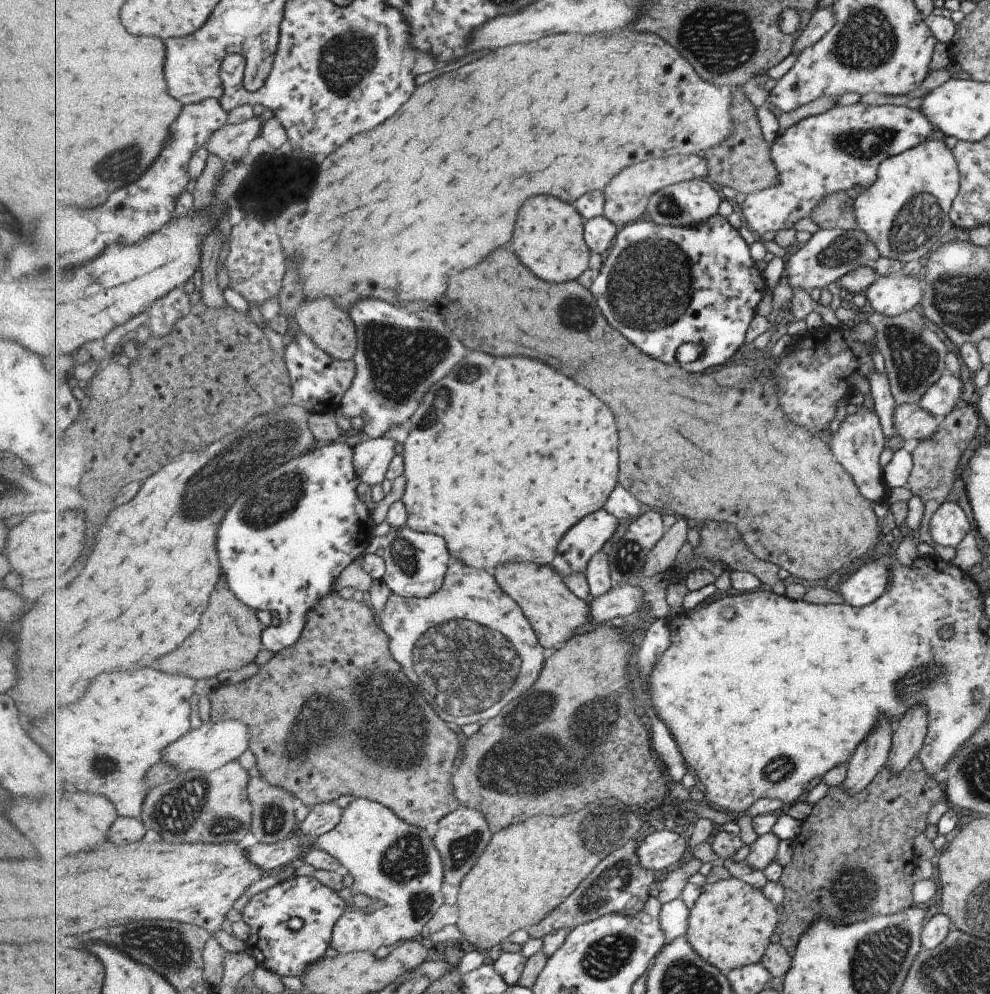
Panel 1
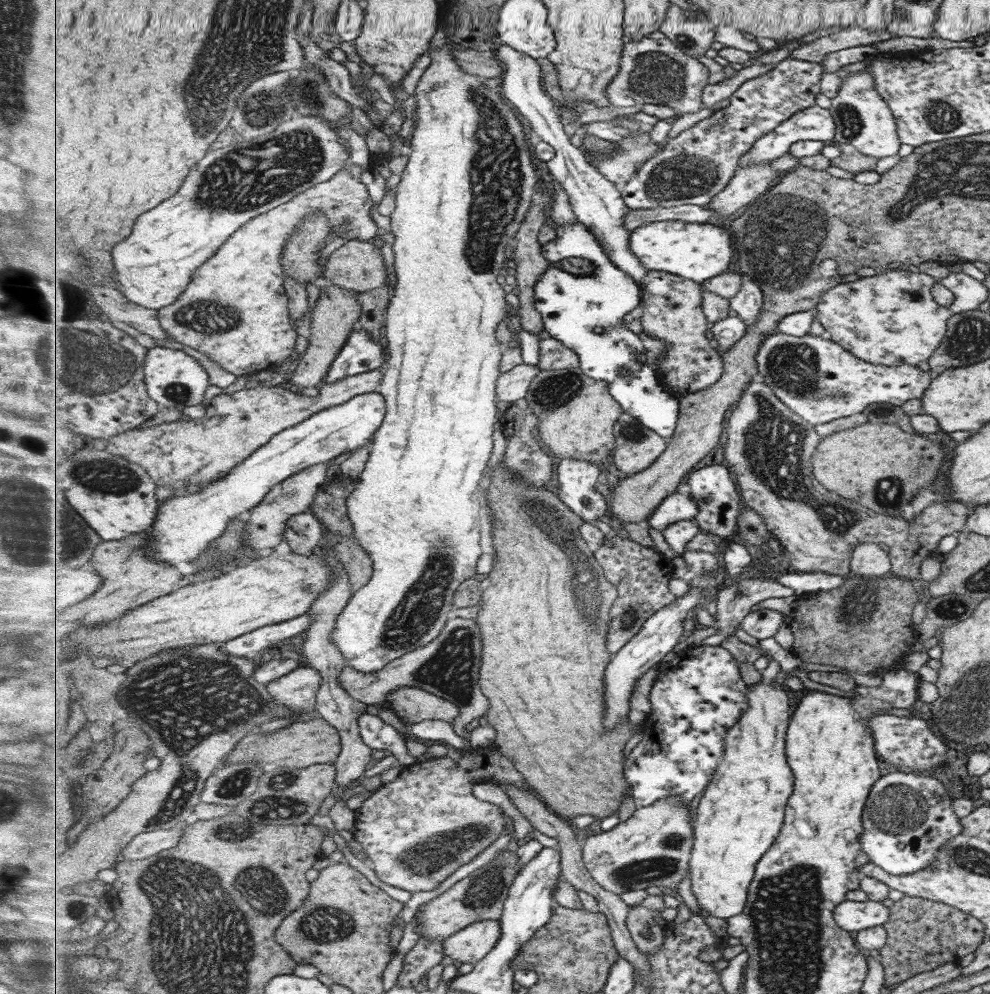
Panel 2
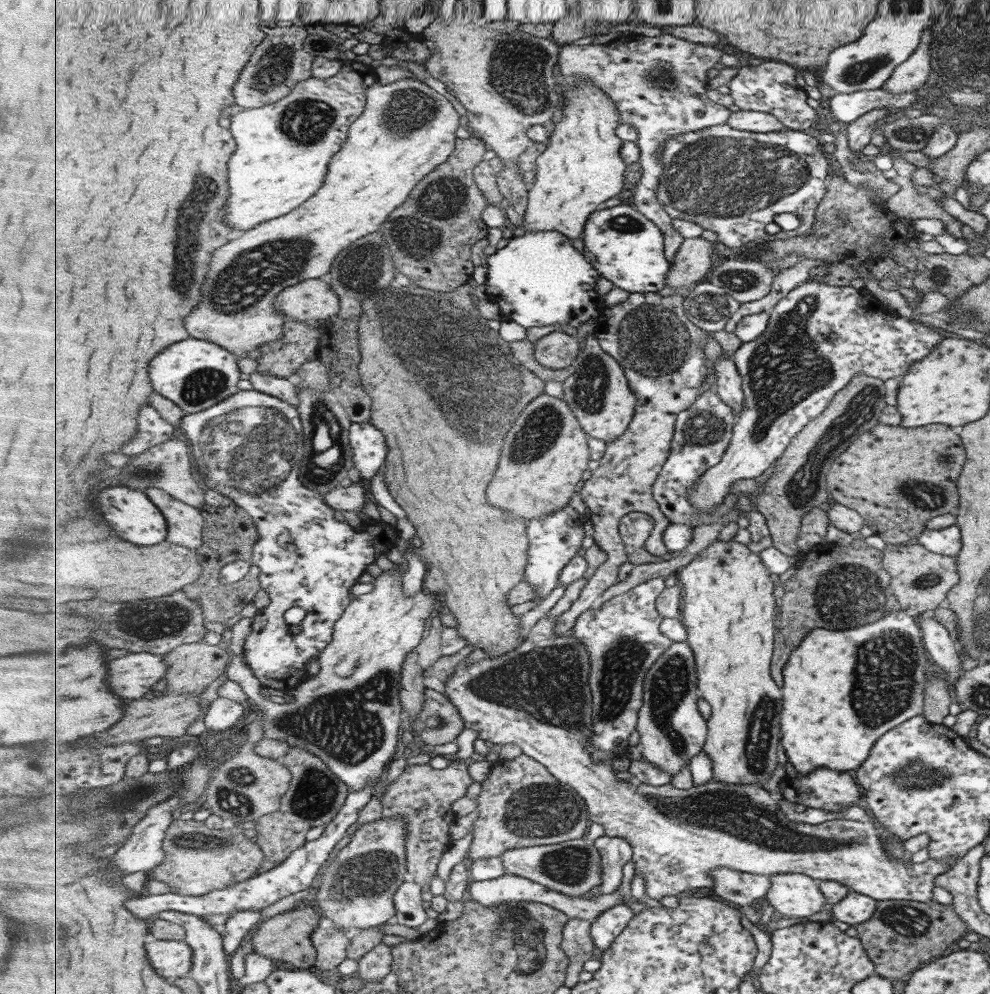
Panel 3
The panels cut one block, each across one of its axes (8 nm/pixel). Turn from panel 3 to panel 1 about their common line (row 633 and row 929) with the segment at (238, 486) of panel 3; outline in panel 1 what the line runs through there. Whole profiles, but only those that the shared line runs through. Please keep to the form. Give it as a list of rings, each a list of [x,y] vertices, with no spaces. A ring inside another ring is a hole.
[[[297,876],[251,896],[243,908],[243,920],[250,934],[245,941],[245,952],[256,959],[258,966],[274,971],[280,976],[298,976],[309,966],[325,958],[332,946],[333,930],[345,914],[345,904],[335,890],[325,886],[316,876]],[[299,918],[303,926],[291,930],[287,922]]]

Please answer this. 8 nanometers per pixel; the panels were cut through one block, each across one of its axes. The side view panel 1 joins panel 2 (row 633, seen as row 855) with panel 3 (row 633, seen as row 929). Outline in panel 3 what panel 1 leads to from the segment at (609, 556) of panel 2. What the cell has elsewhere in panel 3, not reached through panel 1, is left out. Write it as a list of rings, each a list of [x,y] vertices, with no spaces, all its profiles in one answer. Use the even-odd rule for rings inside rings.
[[[559,615],[542,617],[529,630],[527,640],[525,640],[519,648],[511,650],[509,654],[497,656],[497,658],[487,656],[471,664],[465,663],[457,666],[453,678],[447,680],[447,686],[445,686],[443,693],[447,693],[447,695],[451,697],[451,701],[457,705],[459,713],[461,713],[461,716],[465,719],[466,728],[475,730],[478,734],[478,738],[499,744],[502,747],[521,747],[523,754],[537,759],[537,761],[541,762],[541,764],[549,769],[549,772],[551,772],[559,782],[571,786],[571,788],[574,788],[581,795],[581,798],[587,803],[590,821],[602,825],[606,835],[625,838],[630,841],[634,849],[633,860],[636,862],[636,875],[641,875],[646,879],[645,892],[647,892],[647,898],[650,897],[658,901],[661,900],[662,896],[671,895],[677,897],[679,894],[688,892],[688,890],[691,889],[709,888],[713,890],[716,886],[716,880],[714,880],[714,877],[710,873],[716,869],[730,869],[736,872],[769,877],[785,874],[805,874],[815,880],[833,880],[834,882],[843,884],[843,886],[850,891],[854,890],[876,901],[909,900],[913,902],[929,902],[931,900],[931,889],[934,887],[935,878],[949,869],[950,864],[948,864],[948,860],[928,859],[925,862],[921,862],[921,864],[913,864],[913,862],[910,861],[897,862],[897,860],[893,859],[893,856],[889,857],[885,854],[884,844],[881,844],[881,838],[879,838],[879,830],[874,828],[869,821],[833,819],[820,822],[820,824],[817,825],[802,824],[802,822],[797,825],[796,822],[789,821],[789,818],[780,810],[781,798],[773,800],[771,792],[765,790],[764,786],[761,784],[727,784],[727,782],[711,780],[711,782],[701,784],[701,786],[692,785],[680,787],[669,783],[661,786],[651,786],[636,781],[627,782],[617,779],[617,775],[621,773],[613,768],[610,757],[606,761],[595,762],[595,760],[593,760],[595,747],[589,745],[589,740],[591,740],[591,736],[593,736],[593,732],[595,732],[595,729],[593,729],[593,691],[591,690],[591,685],[589,685],[589,680],[591,680],[591,653],[589,653],[589,649],[587,649],[585,643],[576,640],[573,630],[567,632],[565,635],[559,633],[559,631],[557,631],[557,622],[559,622]]]

